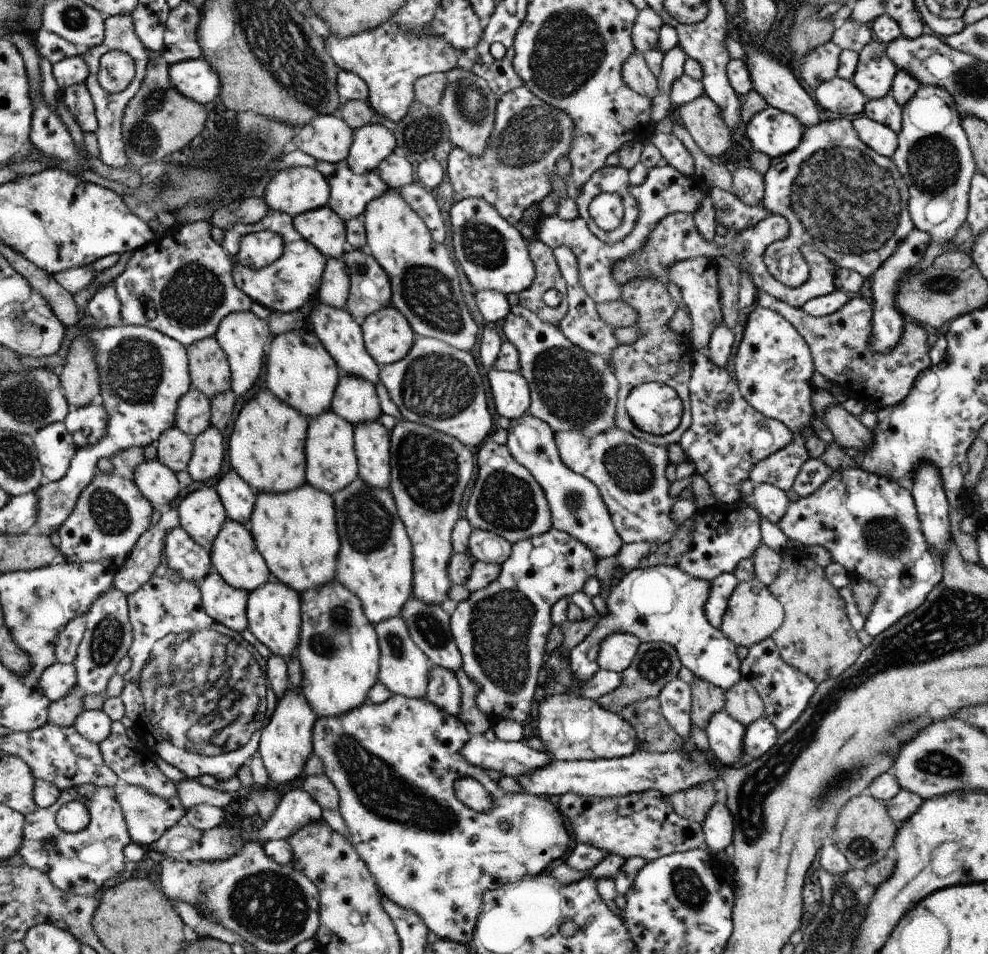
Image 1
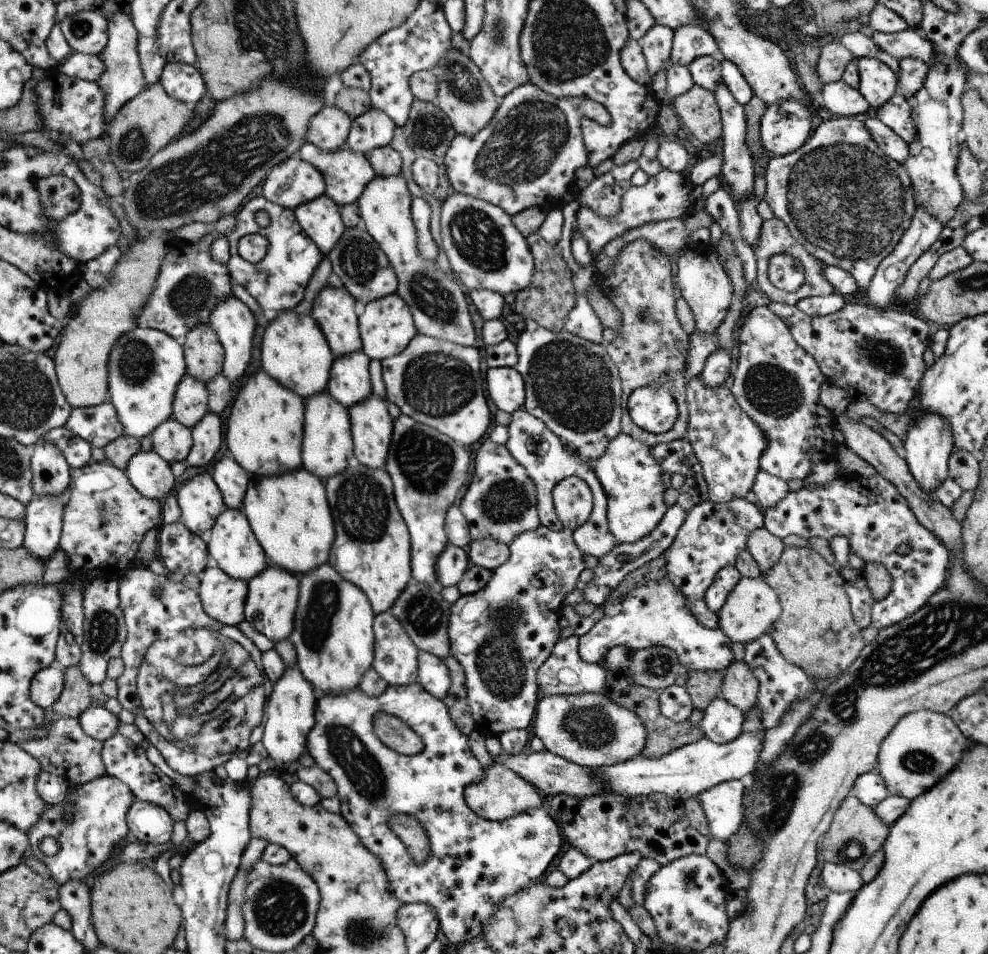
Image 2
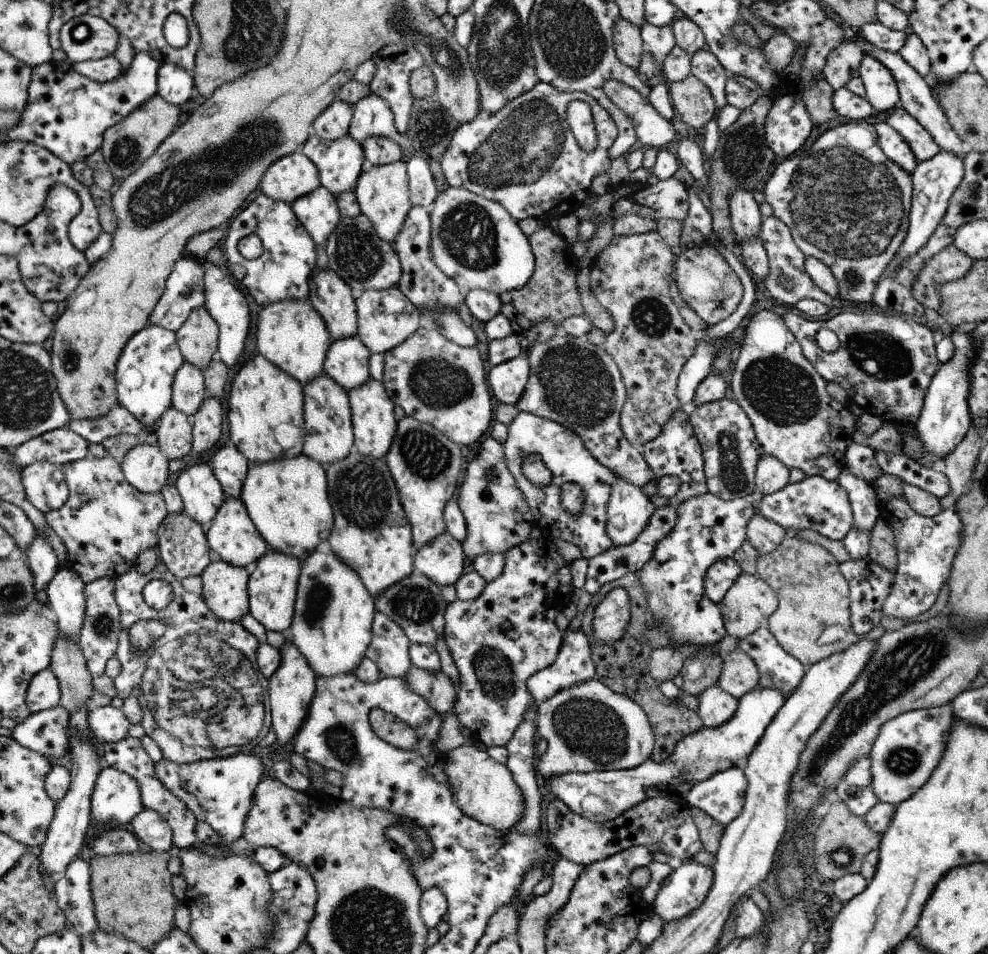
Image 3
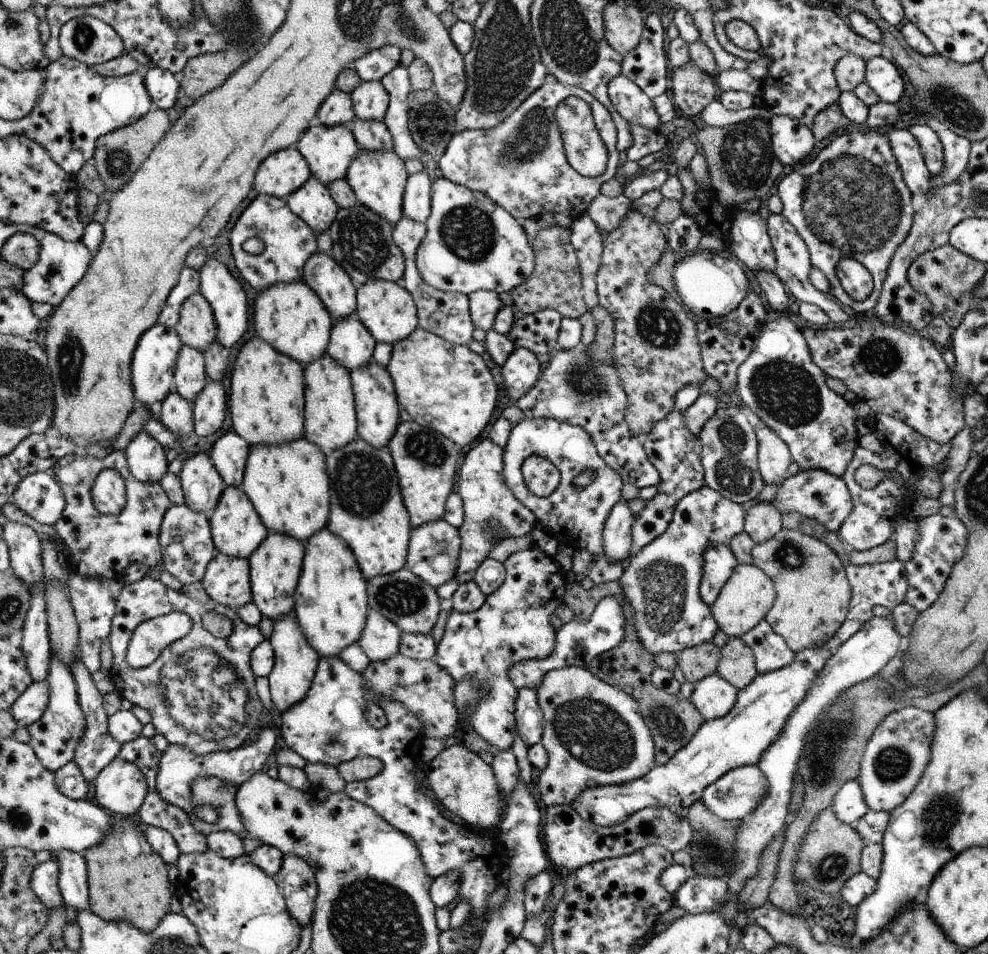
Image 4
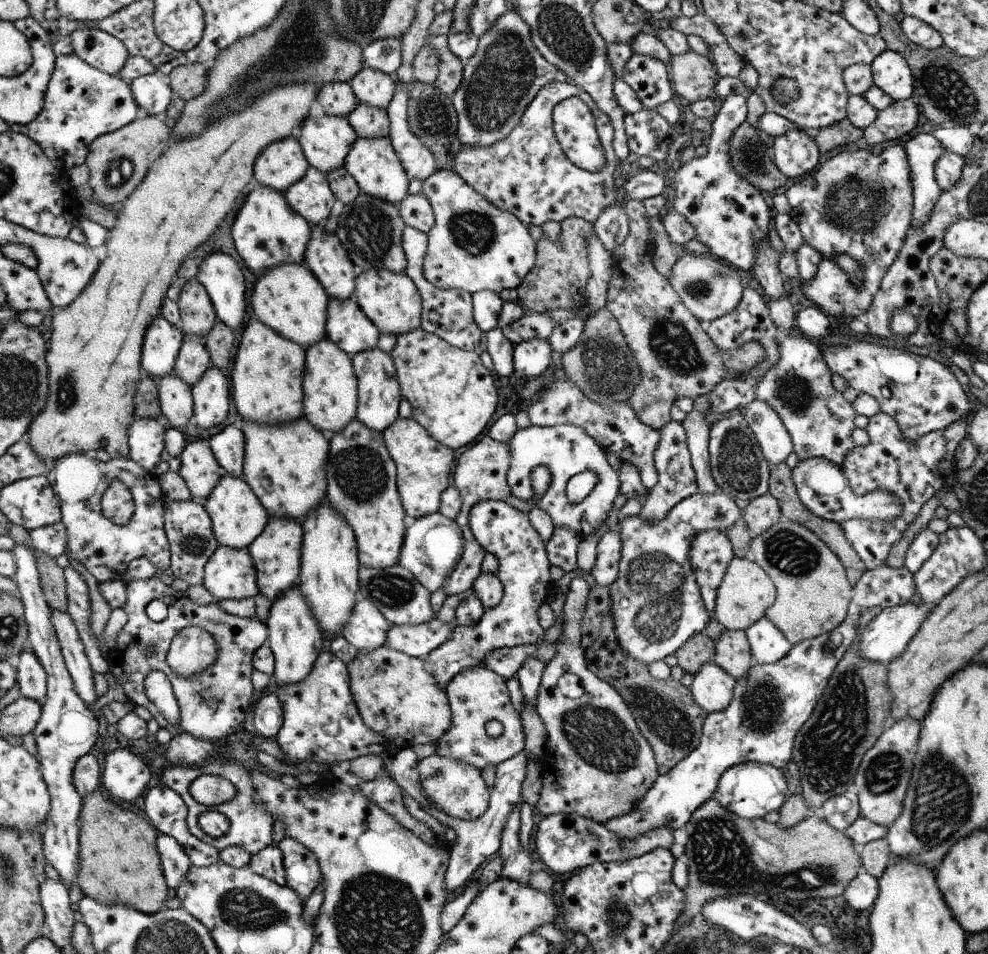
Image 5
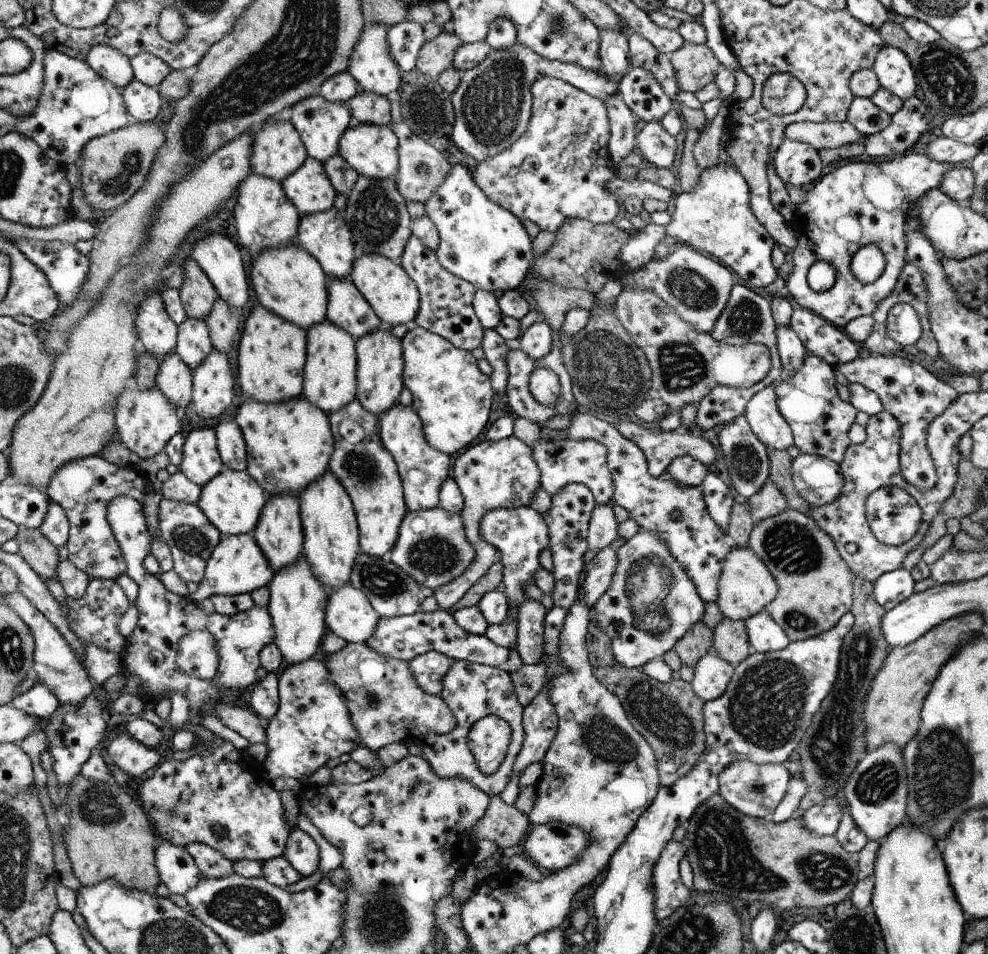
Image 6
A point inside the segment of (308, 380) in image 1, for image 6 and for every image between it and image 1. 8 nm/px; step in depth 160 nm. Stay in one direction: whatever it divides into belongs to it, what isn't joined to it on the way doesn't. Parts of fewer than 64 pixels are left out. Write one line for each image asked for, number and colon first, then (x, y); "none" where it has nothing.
2: (295, 352)
3: (292, 335)
4: (290, 316)
5: (290, 299)
6: (288, 280)

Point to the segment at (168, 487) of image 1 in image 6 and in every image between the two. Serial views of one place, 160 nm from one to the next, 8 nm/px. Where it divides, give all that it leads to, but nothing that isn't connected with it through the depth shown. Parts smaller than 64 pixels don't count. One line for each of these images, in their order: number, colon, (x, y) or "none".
2: (148, 472)
3: (146, 468)
4: (147, 462)
5: (146, 436)
6: (146, 420)

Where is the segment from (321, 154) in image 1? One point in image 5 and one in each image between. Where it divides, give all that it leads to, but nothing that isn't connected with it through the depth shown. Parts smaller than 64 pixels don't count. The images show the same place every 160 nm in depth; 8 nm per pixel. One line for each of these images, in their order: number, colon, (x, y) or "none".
2: (330, 129)
3: (333, 124)
4: (337, 109)
5: (337, 99)

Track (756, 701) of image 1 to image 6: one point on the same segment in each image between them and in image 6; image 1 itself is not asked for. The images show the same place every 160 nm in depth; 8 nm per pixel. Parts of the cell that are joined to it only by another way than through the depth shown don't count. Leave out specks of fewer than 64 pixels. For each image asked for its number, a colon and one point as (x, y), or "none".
2: (740, 688)
3: (739, 675)
4: (736, 664)
5: (733, 654)
6: (730, 638)

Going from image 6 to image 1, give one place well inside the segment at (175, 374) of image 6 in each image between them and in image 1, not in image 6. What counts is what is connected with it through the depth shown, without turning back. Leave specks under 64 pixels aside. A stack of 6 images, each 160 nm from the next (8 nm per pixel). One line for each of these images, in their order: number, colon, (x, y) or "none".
1: (175, 449)
2: (172, 441)
3: (174, 431)
4: (176, 413)
5: (176, 396)

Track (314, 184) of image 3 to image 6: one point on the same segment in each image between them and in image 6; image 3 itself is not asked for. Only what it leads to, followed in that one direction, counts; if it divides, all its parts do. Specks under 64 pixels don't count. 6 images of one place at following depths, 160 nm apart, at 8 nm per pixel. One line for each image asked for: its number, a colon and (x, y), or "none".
4: (285, 172)
5: (281, 165)
6: (278, 150)

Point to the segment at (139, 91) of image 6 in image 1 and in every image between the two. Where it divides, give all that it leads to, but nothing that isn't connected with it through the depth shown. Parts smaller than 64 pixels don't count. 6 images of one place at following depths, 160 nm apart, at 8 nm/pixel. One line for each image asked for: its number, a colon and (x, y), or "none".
1: (196, 79)
2: (182, 81)
3: (174, 85)
4: (162, 86)
5: (153, 96)

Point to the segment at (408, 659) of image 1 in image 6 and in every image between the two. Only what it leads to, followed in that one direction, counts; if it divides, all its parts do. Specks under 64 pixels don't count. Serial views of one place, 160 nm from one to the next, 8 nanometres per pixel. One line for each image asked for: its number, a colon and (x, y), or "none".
2: (397, 662)
3: (390, 649)
4: (381, 639)
5: (368, 629)
6: (351, 615)

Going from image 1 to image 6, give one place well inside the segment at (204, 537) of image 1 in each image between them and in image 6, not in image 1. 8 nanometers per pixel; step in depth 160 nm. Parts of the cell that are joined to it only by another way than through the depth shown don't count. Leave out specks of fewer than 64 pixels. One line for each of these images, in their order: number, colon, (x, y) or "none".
2: (201, 502)
3: (202, 494)
4: (201, 481)
5: (200, 470)
6: (201, 462)

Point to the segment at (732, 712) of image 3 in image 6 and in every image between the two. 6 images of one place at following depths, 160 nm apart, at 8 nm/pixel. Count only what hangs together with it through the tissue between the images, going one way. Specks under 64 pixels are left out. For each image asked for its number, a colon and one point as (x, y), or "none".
4: (714, 696)
5: (713, 688)
6: (712, 674)

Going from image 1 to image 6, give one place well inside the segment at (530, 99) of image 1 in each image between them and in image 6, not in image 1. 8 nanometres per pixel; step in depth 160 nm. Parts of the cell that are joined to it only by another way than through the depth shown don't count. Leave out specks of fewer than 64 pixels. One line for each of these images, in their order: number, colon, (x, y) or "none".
2: (527, 157)
3: (526, 157)
4: (521, 164)
5: (527, 174)
6: (559, 169)

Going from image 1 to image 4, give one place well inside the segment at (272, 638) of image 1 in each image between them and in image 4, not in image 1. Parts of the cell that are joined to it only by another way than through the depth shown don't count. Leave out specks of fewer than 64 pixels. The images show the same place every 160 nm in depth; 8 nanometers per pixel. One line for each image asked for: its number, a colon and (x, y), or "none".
2: (271, 608)
3: (272, 581)
4: (276, 564)

